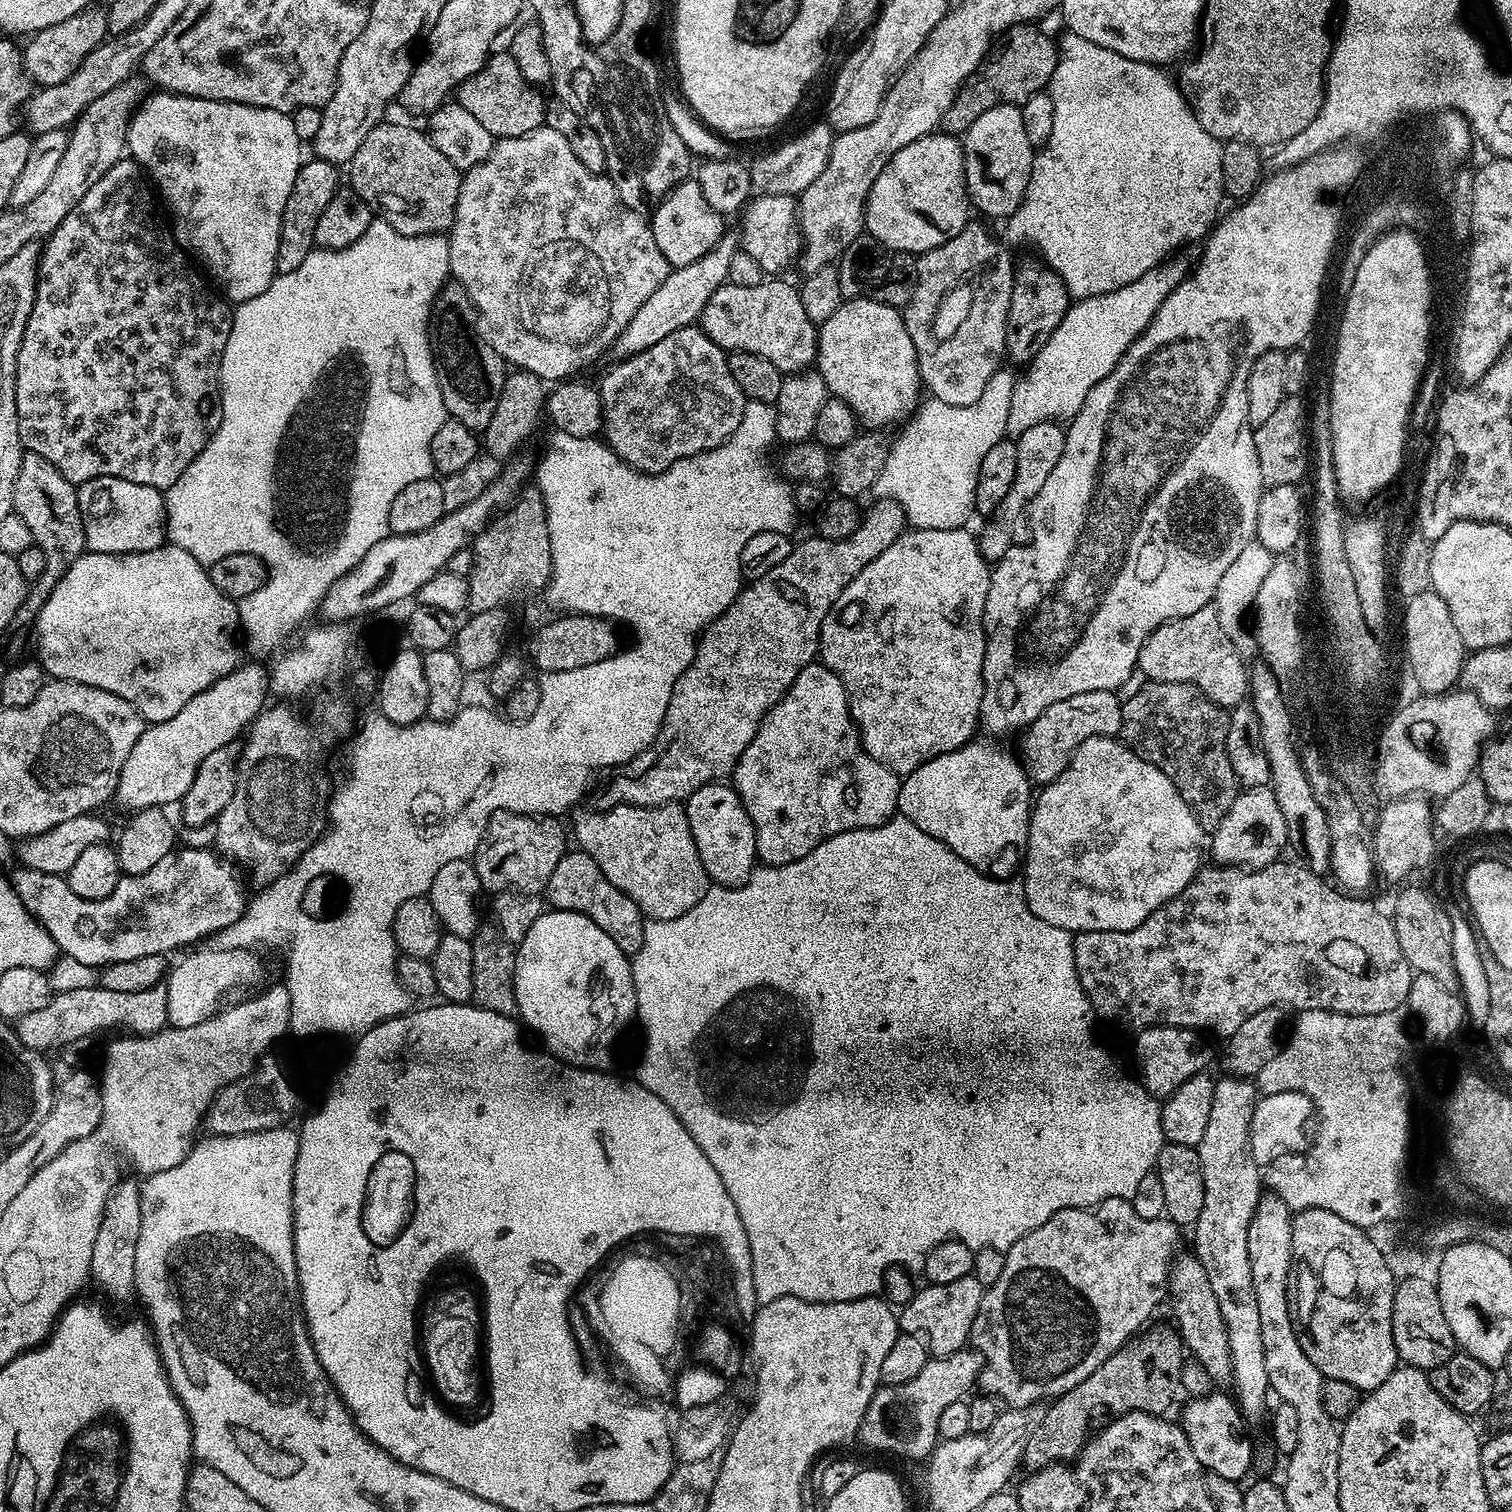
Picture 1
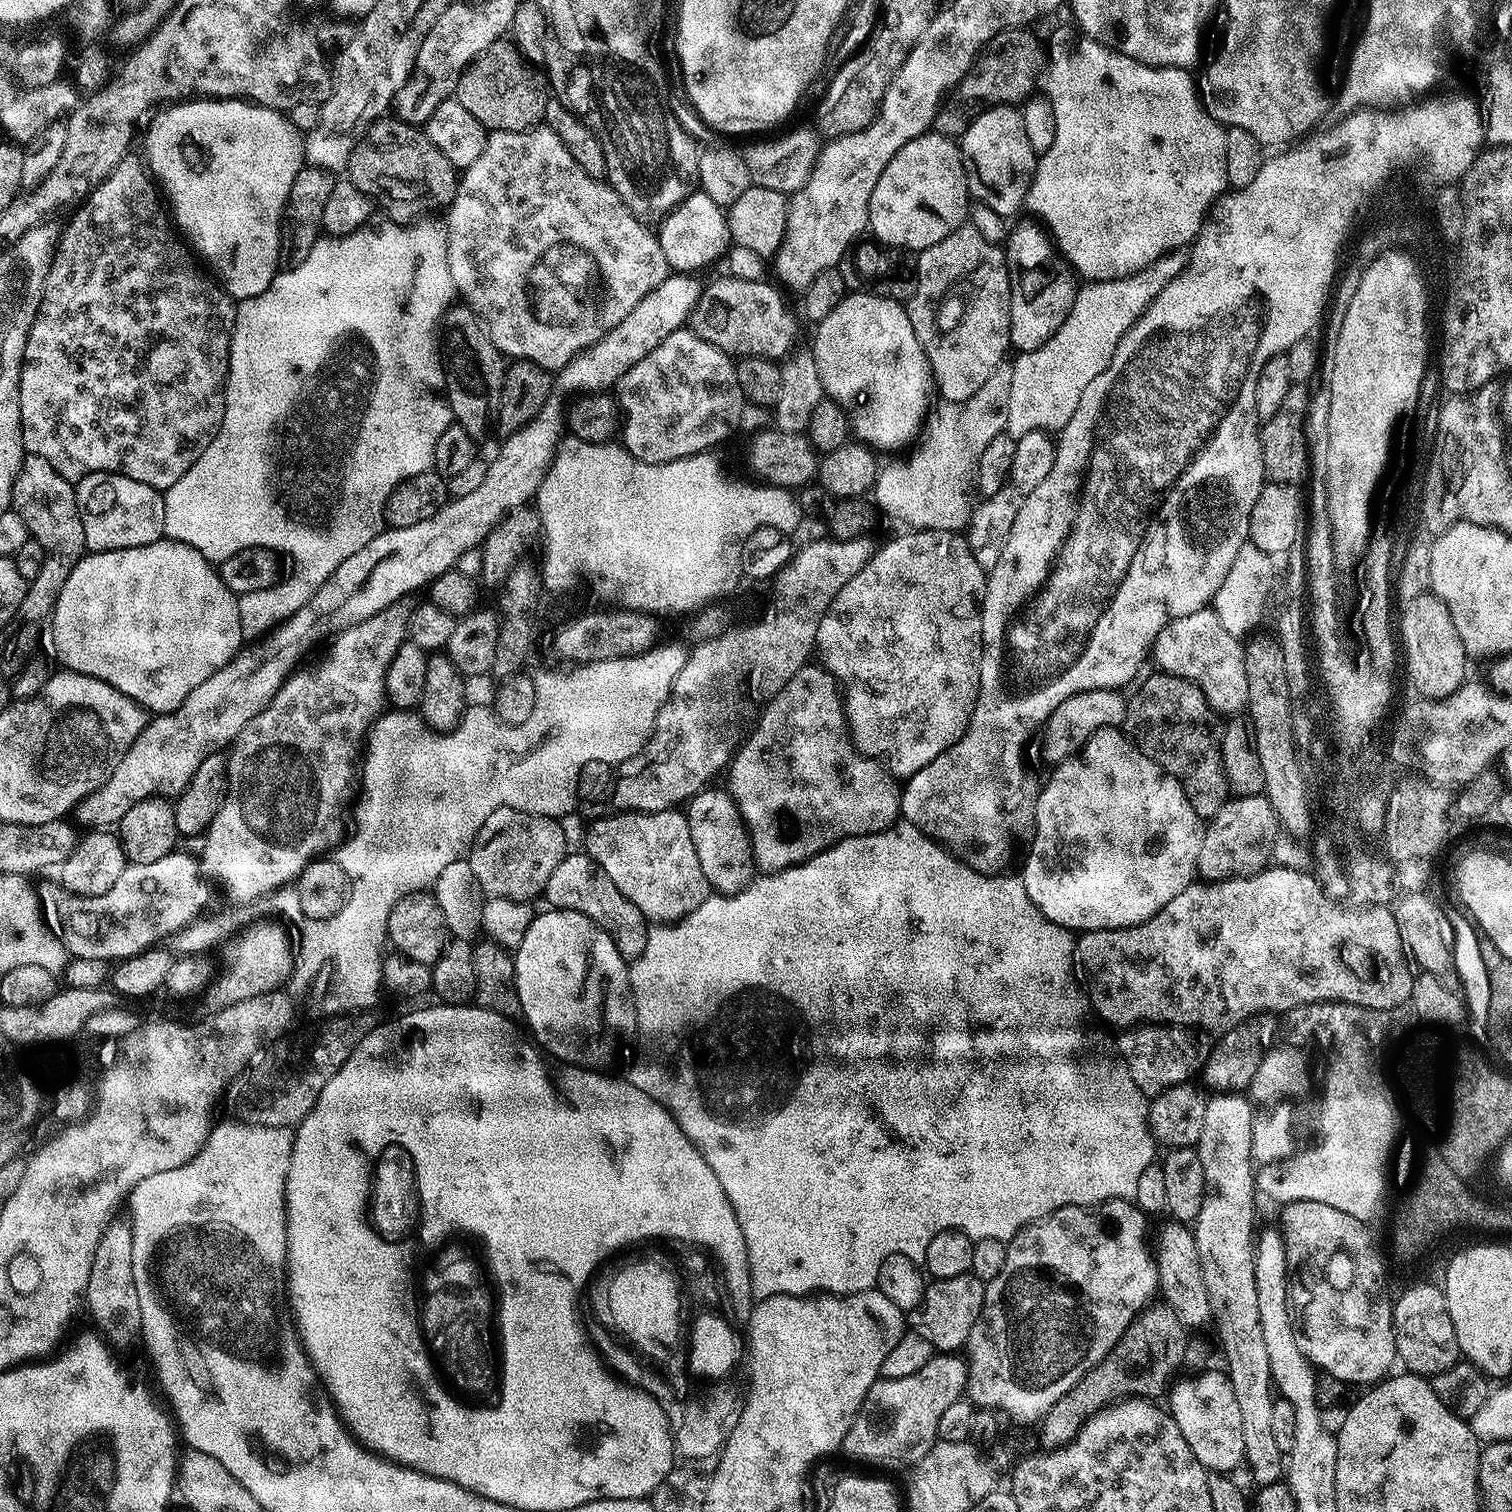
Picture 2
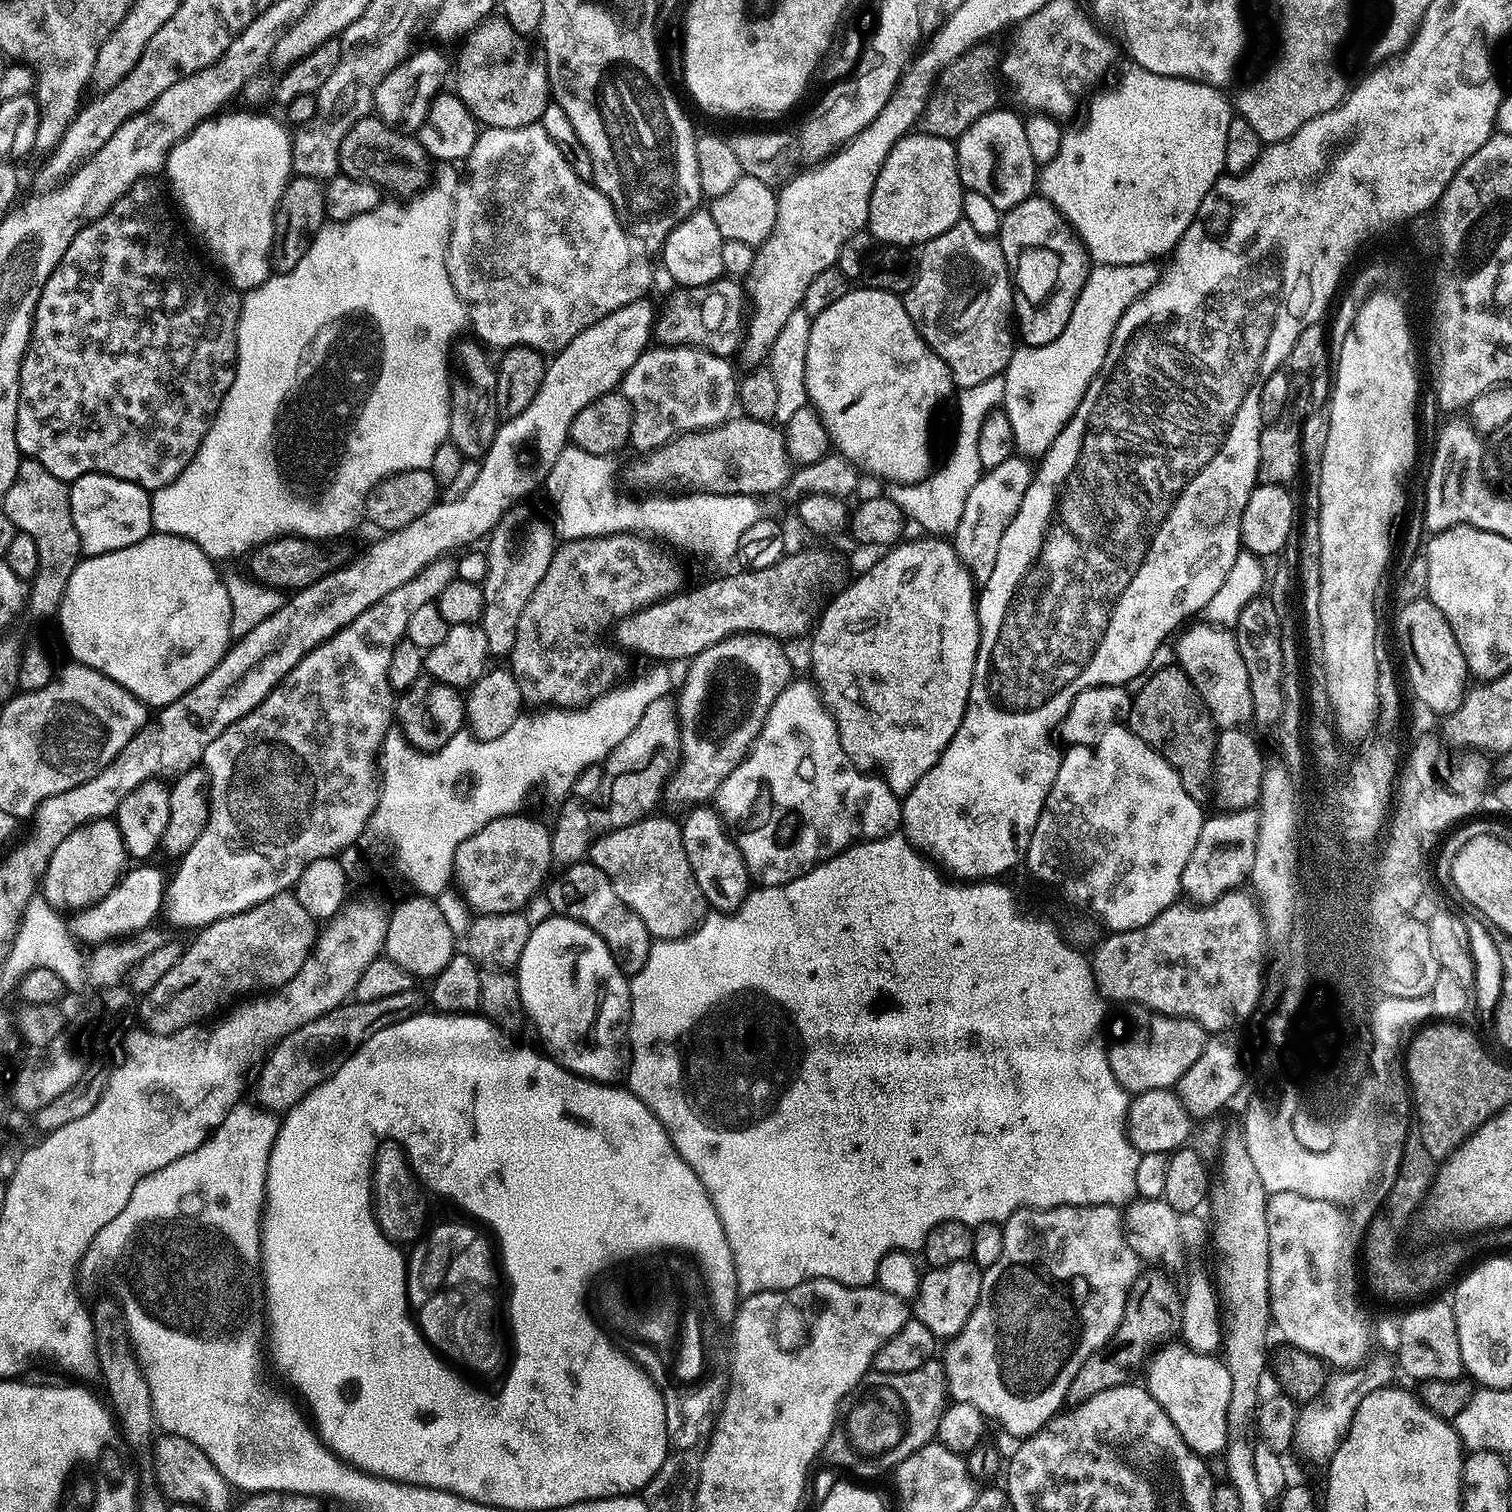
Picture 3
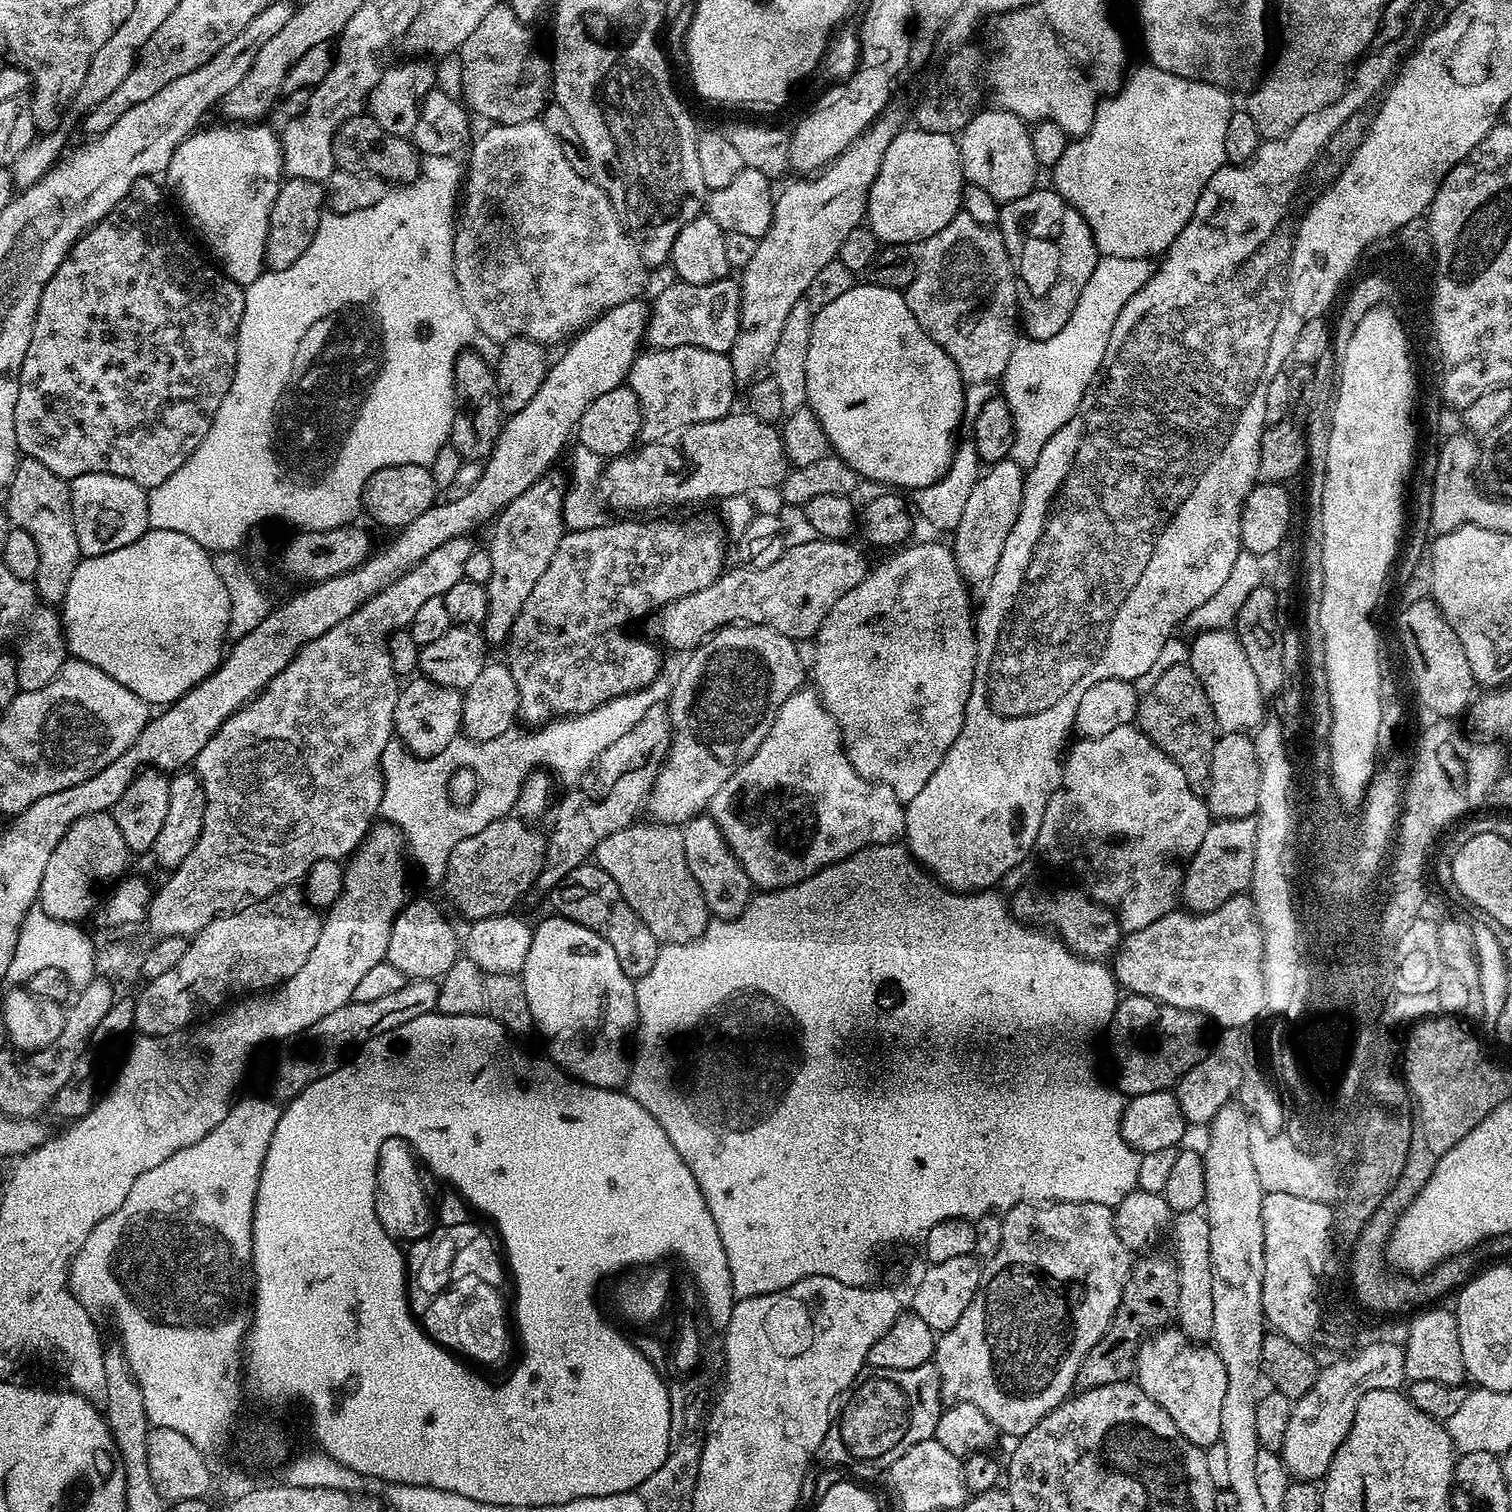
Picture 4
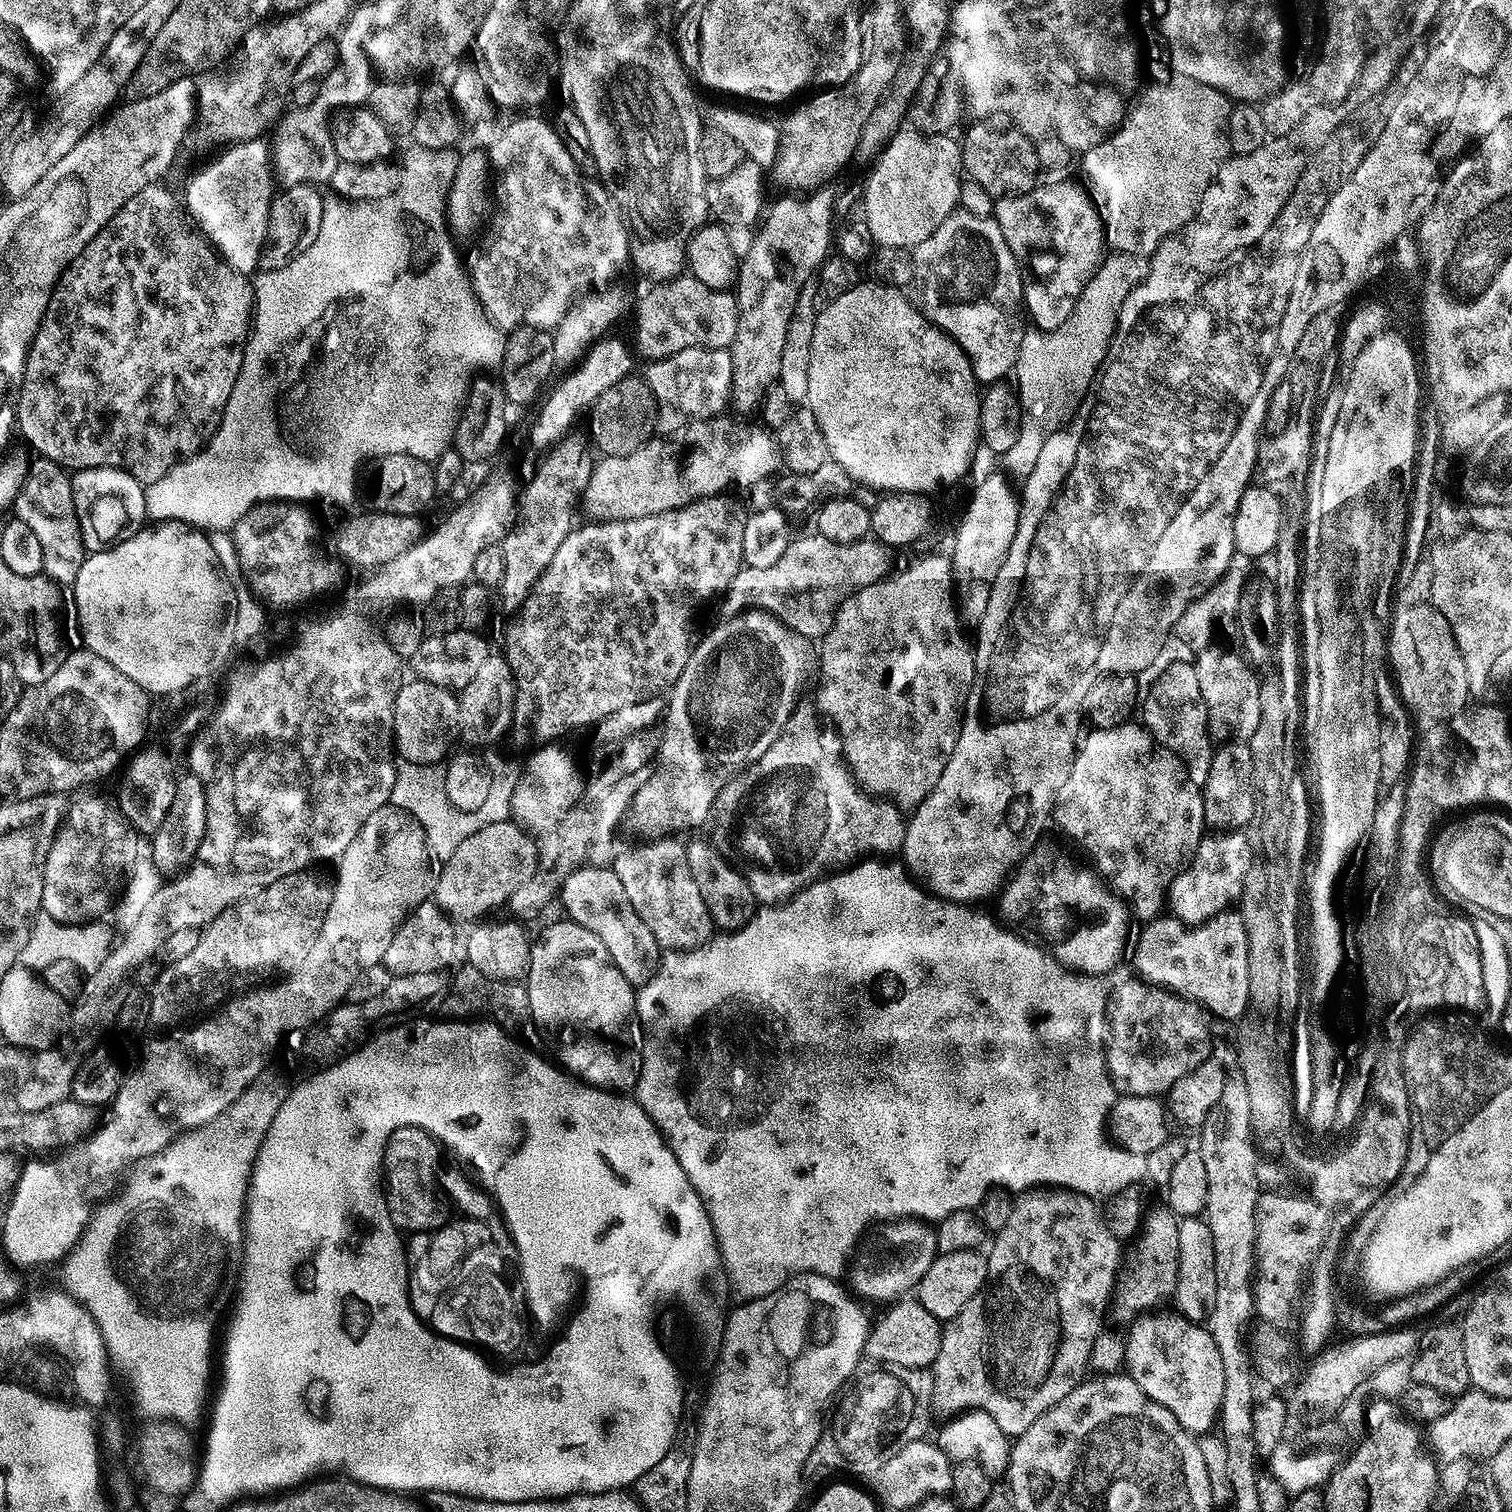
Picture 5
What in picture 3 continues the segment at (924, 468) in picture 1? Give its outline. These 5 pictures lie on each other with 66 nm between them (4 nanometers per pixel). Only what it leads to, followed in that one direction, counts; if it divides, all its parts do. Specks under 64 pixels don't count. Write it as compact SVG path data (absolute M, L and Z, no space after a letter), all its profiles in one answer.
M1003 375L988 378L977 386L961 389L958 398L958 418L956 420L956 434L952 448L944 462L923 480L913 484L891 485L888 497L903 511L905 517L922 526L932 536L945 537L953 535L961 521L962 511L965 510L966 498L970 490L977 485L982 475L983 468L978 457L978 435L985 422L993 411L1002 405L1005 396L1005 380Z

